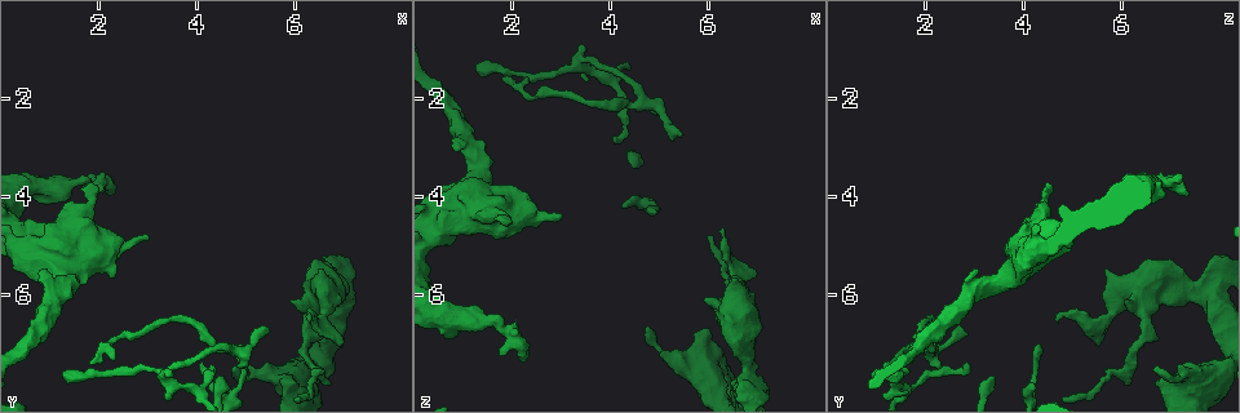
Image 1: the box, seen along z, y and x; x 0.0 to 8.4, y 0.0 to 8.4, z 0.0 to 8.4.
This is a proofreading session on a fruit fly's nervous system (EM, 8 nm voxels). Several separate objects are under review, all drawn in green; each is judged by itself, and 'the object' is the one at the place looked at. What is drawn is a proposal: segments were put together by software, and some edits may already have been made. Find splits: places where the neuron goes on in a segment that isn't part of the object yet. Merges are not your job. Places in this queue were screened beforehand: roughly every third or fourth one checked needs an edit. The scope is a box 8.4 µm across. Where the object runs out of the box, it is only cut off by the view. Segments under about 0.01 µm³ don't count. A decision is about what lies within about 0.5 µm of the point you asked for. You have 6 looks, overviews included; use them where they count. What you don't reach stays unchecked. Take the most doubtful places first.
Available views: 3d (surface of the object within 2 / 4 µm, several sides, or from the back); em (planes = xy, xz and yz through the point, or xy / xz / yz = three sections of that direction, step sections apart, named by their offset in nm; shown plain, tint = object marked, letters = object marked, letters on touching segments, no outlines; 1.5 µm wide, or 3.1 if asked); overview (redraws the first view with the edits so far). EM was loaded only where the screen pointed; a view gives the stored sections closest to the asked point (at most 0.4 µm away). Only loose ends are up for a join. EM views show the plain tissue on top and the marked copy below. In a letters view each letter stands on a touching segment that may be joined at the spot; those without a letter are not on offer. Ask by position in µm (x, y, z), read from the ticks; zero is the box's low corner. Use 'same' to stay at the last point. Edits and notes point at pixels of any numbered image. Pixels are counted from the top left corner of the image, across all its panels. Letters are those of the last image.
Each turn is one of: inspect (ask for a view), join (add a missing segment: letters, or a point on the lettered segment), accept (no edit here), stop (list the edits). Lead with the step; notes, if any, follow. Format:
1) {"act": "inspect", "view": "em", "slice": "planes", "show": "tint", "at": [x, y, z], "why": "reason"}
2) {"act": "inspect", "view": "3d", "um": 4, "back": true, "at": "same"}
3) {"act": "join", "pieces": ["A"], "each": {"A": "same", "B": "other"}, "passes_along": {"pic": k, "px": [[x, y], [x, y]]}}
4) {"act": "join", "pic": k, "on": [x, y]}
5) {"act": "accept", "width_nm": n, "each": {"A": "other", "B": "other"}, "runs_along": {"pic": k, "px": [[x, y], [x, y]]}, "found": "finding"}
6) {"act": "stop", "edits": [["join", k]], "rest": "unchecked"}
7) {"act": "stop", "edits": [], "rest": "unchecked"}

{"act": "inspect", "view": "3d", "um": 2, "at": [1.25, 7.55, 1.35], "why": "an open end"}

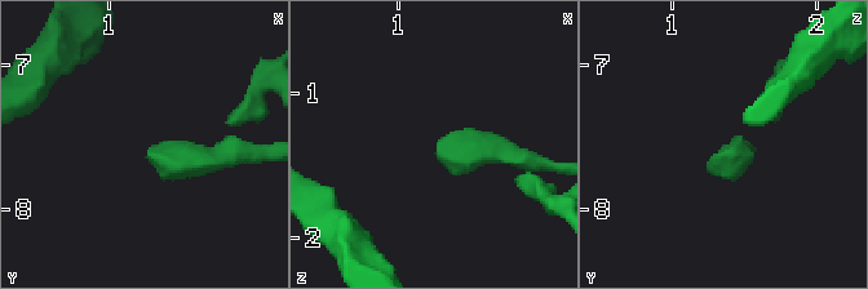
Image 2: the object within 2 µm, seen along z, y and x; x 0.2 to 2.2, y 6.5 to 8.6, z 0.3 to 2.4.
{"act": "inspect", "view": "em", "slice": "planes", "show": "tint", "at": [1.28, 7.62, 1.36], "why": "need the tissue"}

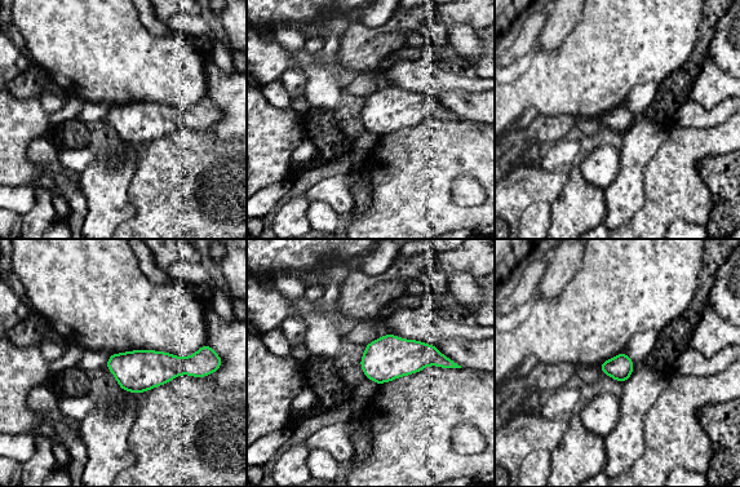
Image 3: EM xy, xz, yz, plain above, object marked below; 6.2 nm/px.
{"act": "inspect", "view": "em", "slice": "planes", "show": "letters", "at": "same", "why": "what lies round it"}

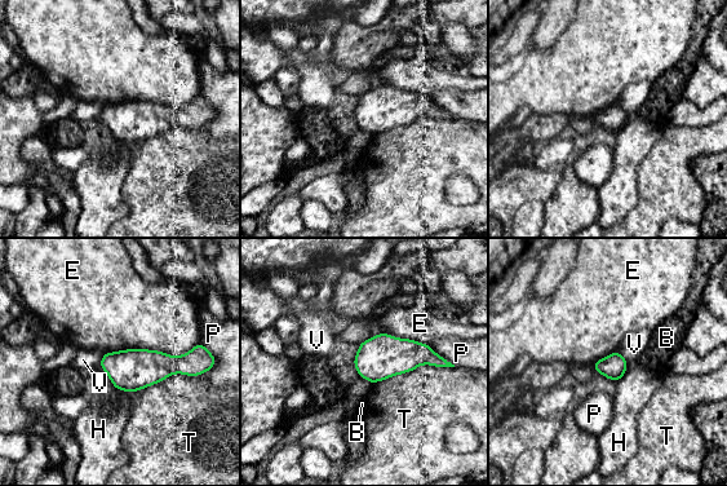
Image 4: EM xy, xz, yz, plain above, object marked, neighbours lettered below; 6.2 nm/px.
{"act": "accept", "width_nm": 160, "each": {"B": "other", "E": "other", "H": "other", "P": "other", "T": "other", "V": "other"}, "border": {"pic": 4, "px": [[191, 348], [176, 356], [105, 353]]}, "found": "no lettered segment goes on from it"}

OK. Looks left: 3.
{"act": "inspect", "view": "3d", "um": 4, "at": [1.90, 3.75, 4.55], "why": "thick end"}

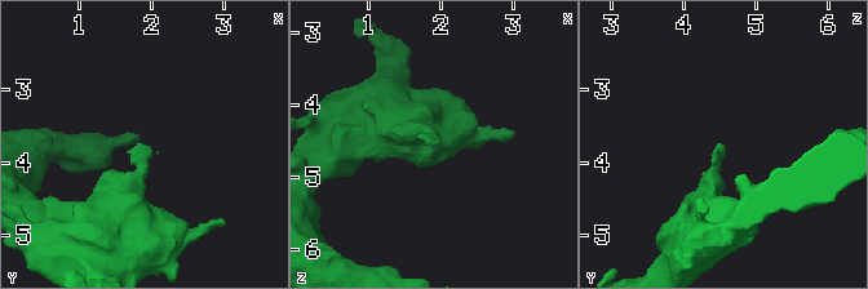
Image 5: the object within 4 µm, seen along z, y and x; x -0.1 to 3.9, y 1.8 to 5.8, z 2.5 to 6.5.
{"act": "inspect", "view": "em", "slice": "planes", "show": "letters", "at": [1.85, 3.75, 4.55], "why": "shape alone is not enough"}

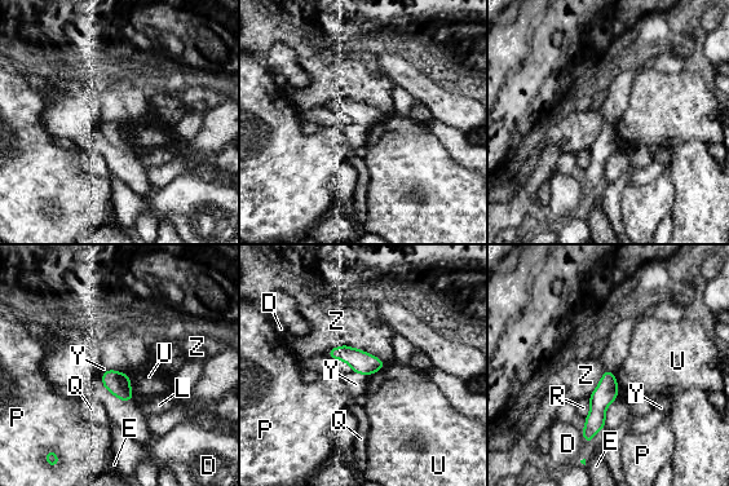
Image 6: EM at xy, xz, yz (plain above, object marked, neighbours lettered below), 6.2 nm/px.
{"act": "accept", "each": {"D": "other", "E": "other", "L": "other", "P": "other", "Q": "other", "R": "other", "U": "other", "Y": "other", "Z": "other"}, "border": {"pic": 6, "px": [[352, 370], [369, 376]]}, "found": "no lettered segment goes on from it"}

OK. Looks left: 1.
{"act": "inspect", "view": "em", "slice": "xz", "step": 4, "show": "letters", "at": [4.20, 7.90, 4.25], "why": "branch stops here"}

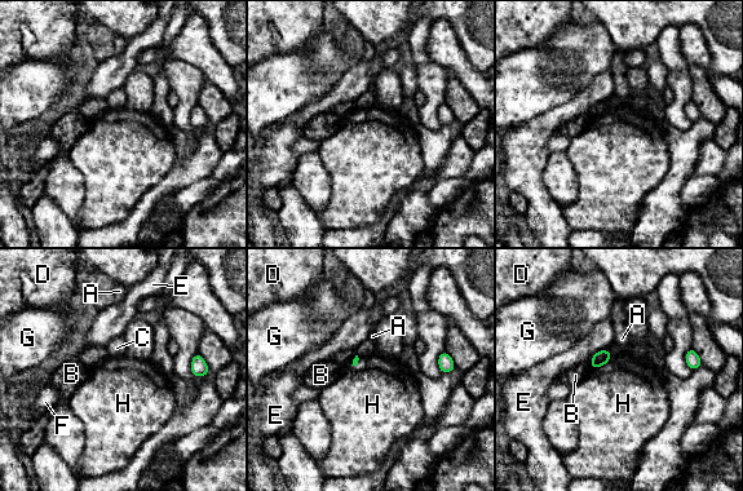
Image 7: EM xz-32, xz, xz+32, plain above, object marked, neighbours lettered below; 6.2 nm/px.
{"act": "accept", "longest_contact_nm": ["H", 150], "each": {"A": "other", "B": "other", "C": "other", "D": "other", "E": "other", "F": "other", "G": "other", "H": "other"}, "border": {"pic": 7, "px": [[605, 348], [593, 355]]}, "found": "none of them fits"}

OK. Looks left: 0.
{"act": "stop", "edits": [], "rest": "unchecked"}

